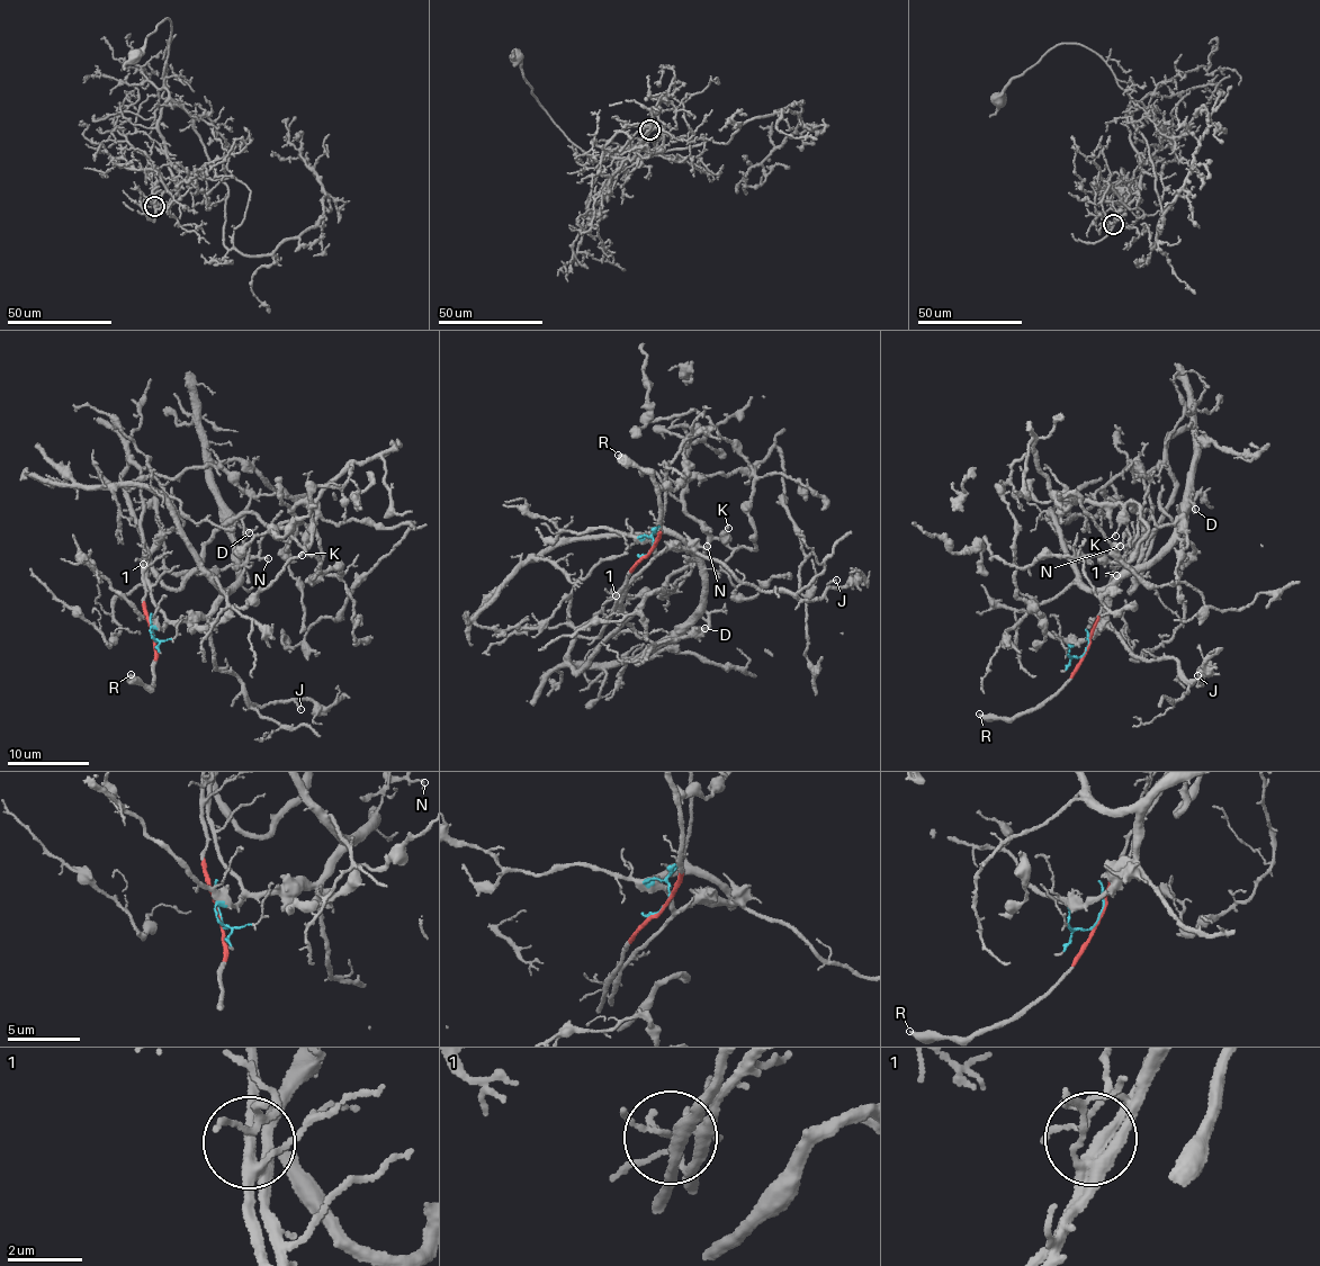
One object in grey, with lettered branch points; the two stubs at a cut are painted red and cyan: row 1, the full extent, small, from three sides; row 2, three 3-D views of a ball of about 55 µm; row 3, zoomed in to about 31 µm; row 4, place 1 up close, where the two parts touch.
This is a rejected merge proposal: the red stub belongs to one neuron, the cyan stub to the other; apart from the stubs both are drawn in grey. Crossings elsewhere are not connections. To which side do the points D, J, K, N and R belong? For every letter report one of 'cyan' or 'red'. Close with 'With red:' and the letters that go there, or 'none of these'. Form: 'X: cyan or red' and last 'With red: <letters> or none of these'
D: cyan
J: cyan
K: red
N: red
R: red
With red: K, N, R

